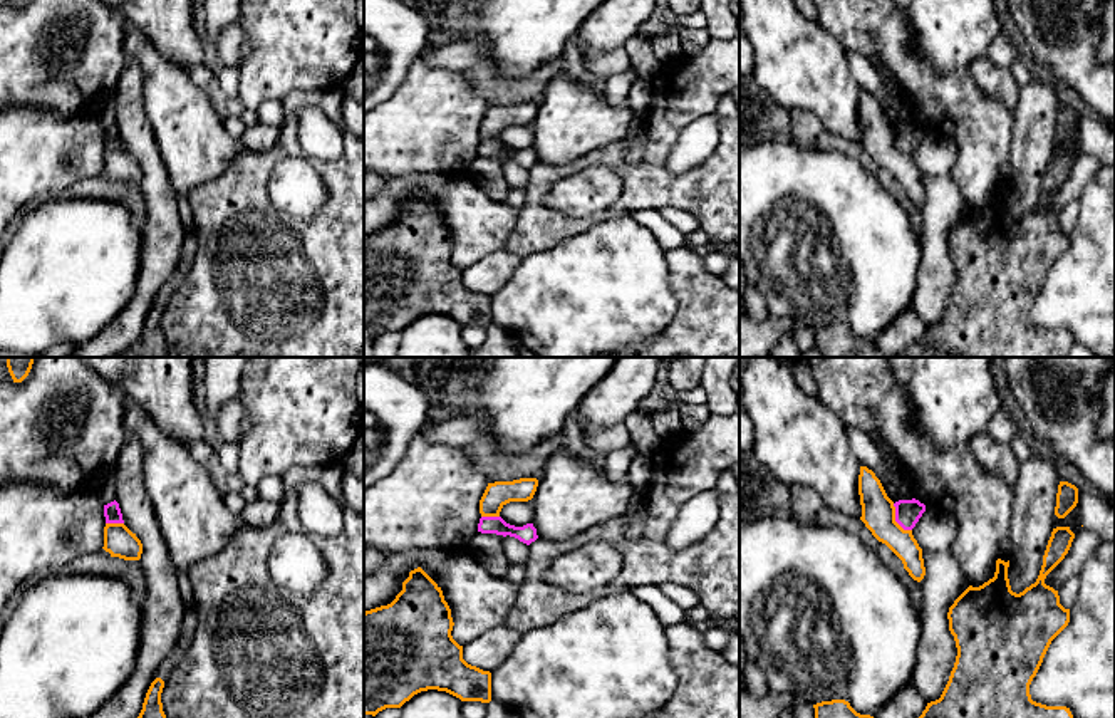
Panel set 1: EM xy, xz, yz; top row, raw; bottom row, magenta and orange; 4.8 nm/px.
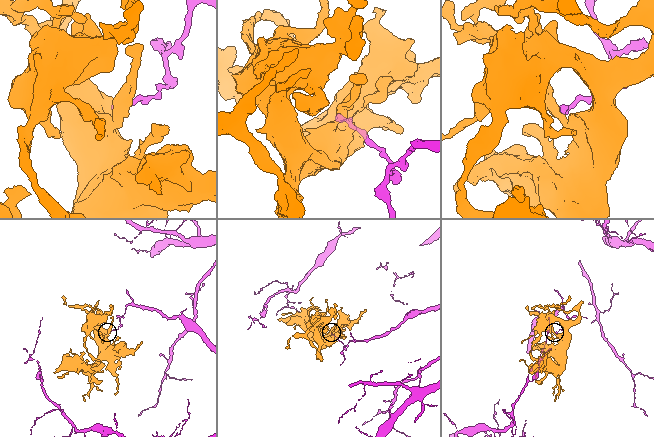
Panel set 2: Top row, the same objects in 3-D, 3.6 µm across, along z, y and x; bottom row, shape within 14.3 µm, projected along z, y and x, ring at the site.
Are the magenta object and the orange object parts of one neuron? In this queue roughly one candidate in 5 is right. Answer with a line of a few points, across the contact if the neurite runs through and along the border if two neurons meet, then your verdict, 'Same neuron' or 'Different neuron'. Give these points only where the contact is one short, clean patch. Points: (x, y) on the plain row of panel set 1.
Line: yz (892, 128), (896, 145), (911, 155). Different neuron

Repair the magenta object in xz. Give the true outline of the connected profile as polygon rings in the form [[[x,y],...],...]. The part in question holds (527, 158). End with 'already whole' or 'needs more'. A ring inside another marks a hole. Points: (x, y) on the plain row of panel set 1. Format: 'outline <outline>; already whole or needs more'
outline [[[481,141],[478,148],[478,156],[496,158],[503,161],[510,159],[526,169],[530,169],[532,166],[538,163],[537,153],[533,151],[533,148],[515,151],[515,149],[506,148],[501,141]]]; already whole

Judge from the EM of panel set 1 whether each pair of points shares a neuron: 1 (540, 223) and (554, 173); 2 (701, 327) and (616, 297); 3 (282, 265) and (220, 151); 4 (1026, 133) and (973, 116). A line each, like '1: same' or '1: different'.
1: same
2: different
3: different
4: different

